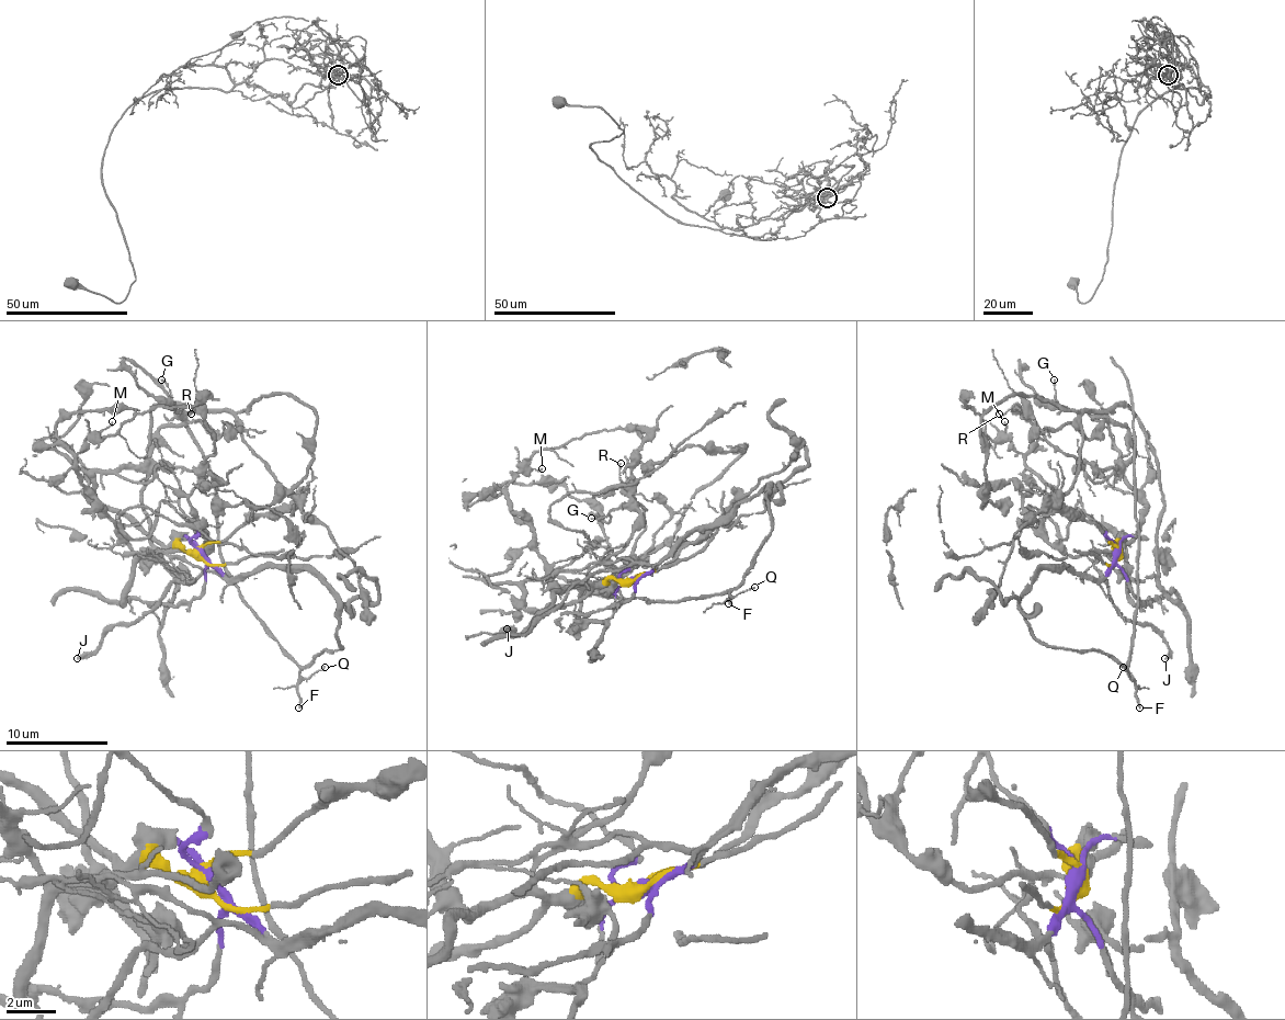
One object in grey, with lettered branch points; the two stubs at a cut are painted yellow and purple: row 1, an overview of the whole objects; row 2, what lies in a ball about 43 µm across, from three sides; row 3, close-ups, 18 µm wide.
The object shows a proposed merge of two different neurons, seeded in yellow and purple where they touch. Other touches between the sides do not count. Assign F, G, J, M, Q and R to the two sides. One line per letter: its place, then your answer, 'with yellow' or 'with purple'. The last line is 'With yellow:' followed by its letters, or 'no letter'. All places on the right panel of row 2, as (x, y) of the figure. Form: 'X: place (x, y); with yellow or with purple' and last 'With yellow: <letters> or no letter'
F: place (1139, 707); with purple
G: place (1054, 380); with yellow
J: place (1164, 658); with purple
M: place (1004, 421); with yellow
Q: place (1123, 667); with purple
R: place (999, 414); with yellow
With yellow: G, M, R

